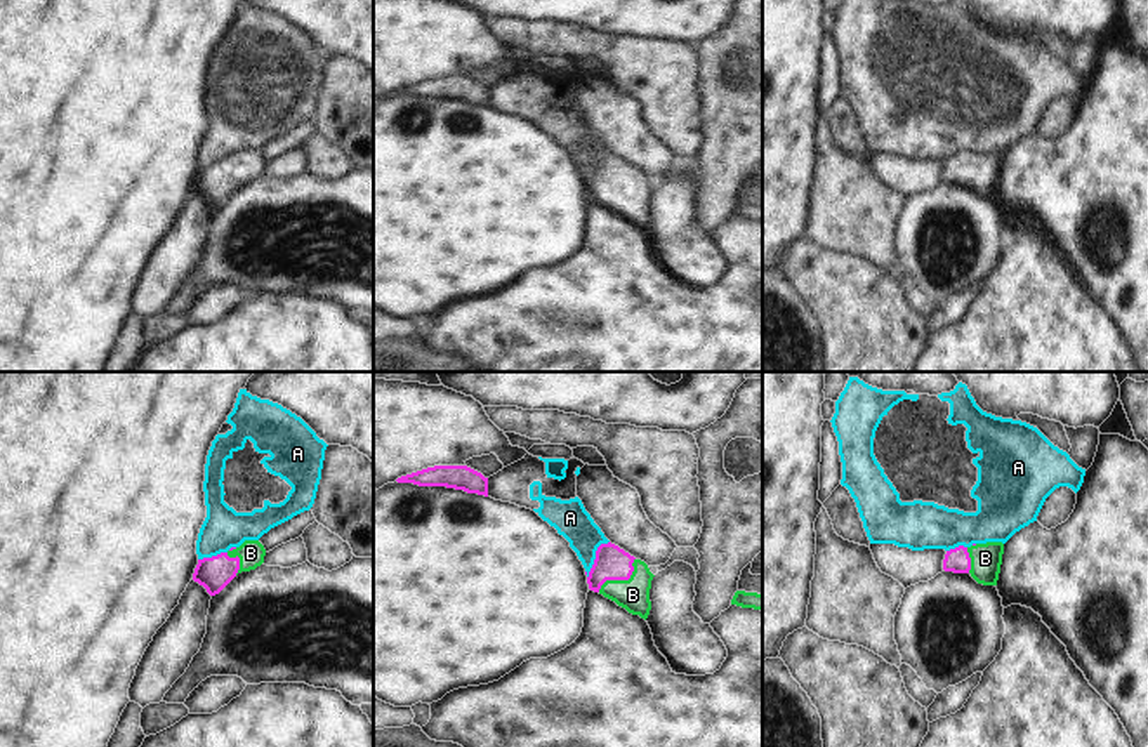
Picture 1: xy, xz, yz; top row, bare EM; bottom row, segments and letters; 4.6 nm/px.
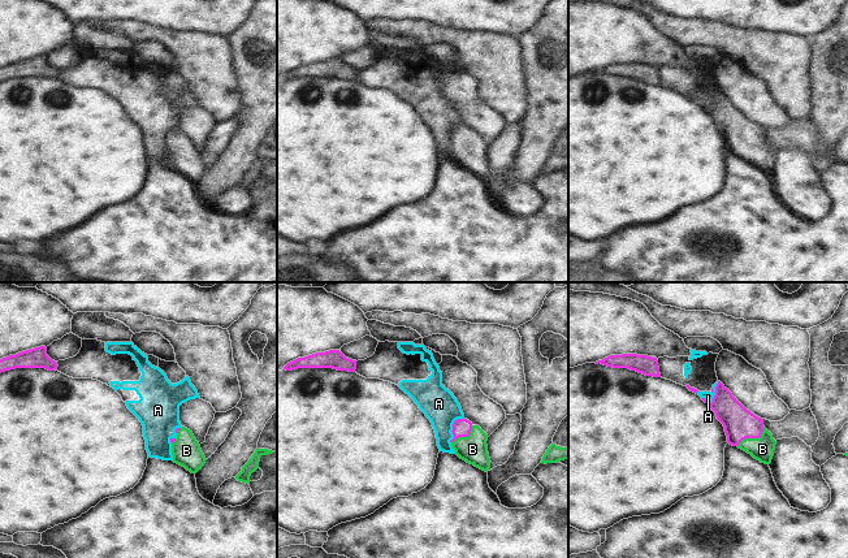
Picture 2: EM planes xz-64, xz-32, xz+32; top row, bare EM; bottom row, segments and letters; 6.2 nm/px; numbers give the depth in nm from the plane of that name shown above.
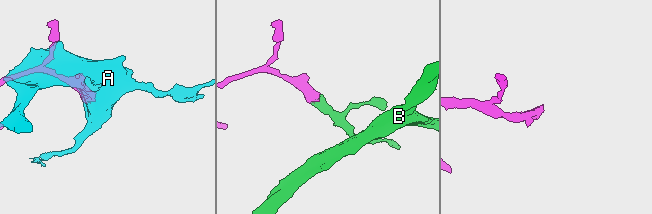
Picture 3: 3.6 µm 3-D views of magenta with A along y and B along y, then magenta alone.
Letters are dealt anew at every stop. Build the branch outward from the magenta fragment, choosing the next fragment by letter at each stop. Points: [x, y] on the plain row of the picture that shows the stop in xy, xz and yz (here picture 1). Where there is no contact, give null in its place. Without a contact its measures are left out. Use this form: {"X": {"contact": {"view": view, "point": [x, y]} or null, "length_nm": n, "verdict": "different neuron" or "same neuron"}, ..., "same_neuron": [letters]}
{"A": {"contact": {"view": "xz", "point": [596, 169]}, "length_nm": 200, "verdict": "different neuron"}, "B": {"contact": {"view": "xz", "point": [622, 190]}, "length_nm": 240, "verdict": "same neuron"}, "same_neuron": ["B"]}

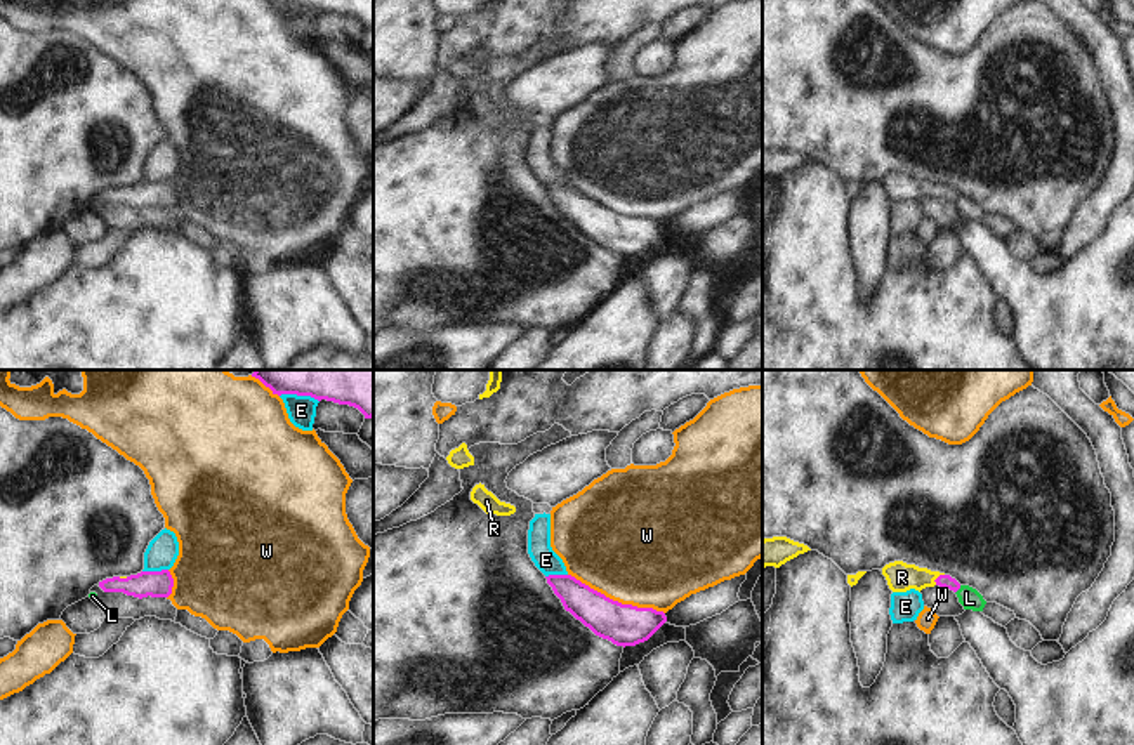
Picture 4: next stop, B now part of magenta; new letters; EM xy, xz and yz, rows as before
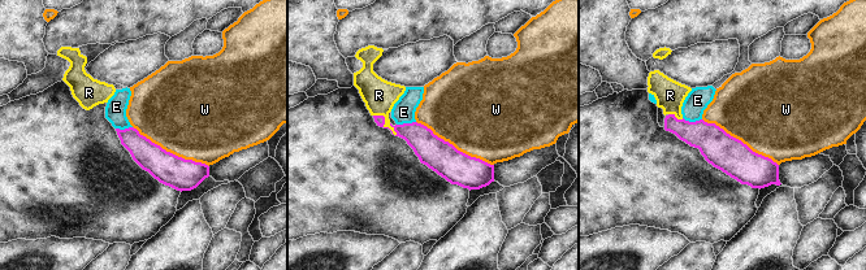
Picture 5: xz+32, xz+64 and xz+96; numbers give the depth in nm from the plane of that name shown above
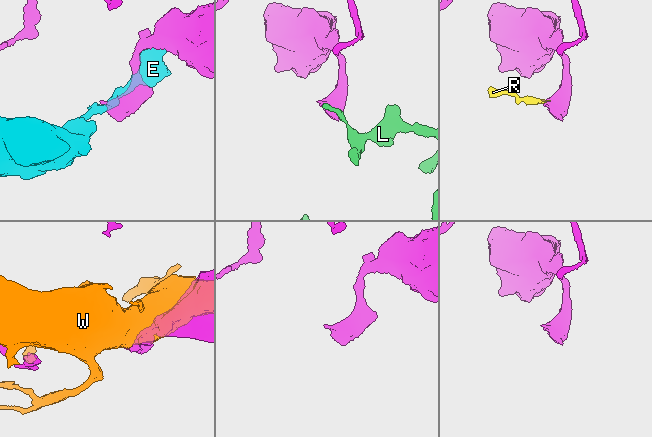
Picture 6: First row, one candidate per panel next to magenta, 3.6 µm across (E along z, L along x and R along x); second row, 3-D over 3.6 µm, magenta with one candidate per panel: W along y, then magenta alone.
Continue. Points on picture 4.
{"E": {"contact": {"view": "xy", "point": [155, 183]}, "length_nm": 120, "verdict": "different neuron"}, "L": {"contact": {"view": "yz", "point": [959, 198]}, "length_nm": 50, "verdict": "different neuron"}, "R": {"contact": {"view": "yz", "point": [936, 190]}, "length_nm": 70, "verdict": "same neuron"}, "W": {"contact": {"view": "xz", "point": [617, 212]}, "length_nm": 480, "verdict": "different neuron"}, "same_neuron": ["R"]}

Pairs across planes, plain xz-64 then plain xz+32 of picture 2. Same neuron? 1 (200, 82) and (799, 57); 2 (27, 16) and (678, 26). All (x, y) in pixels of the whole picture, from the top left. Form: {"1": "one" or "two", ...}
{"1": "one", "2": "two"}

